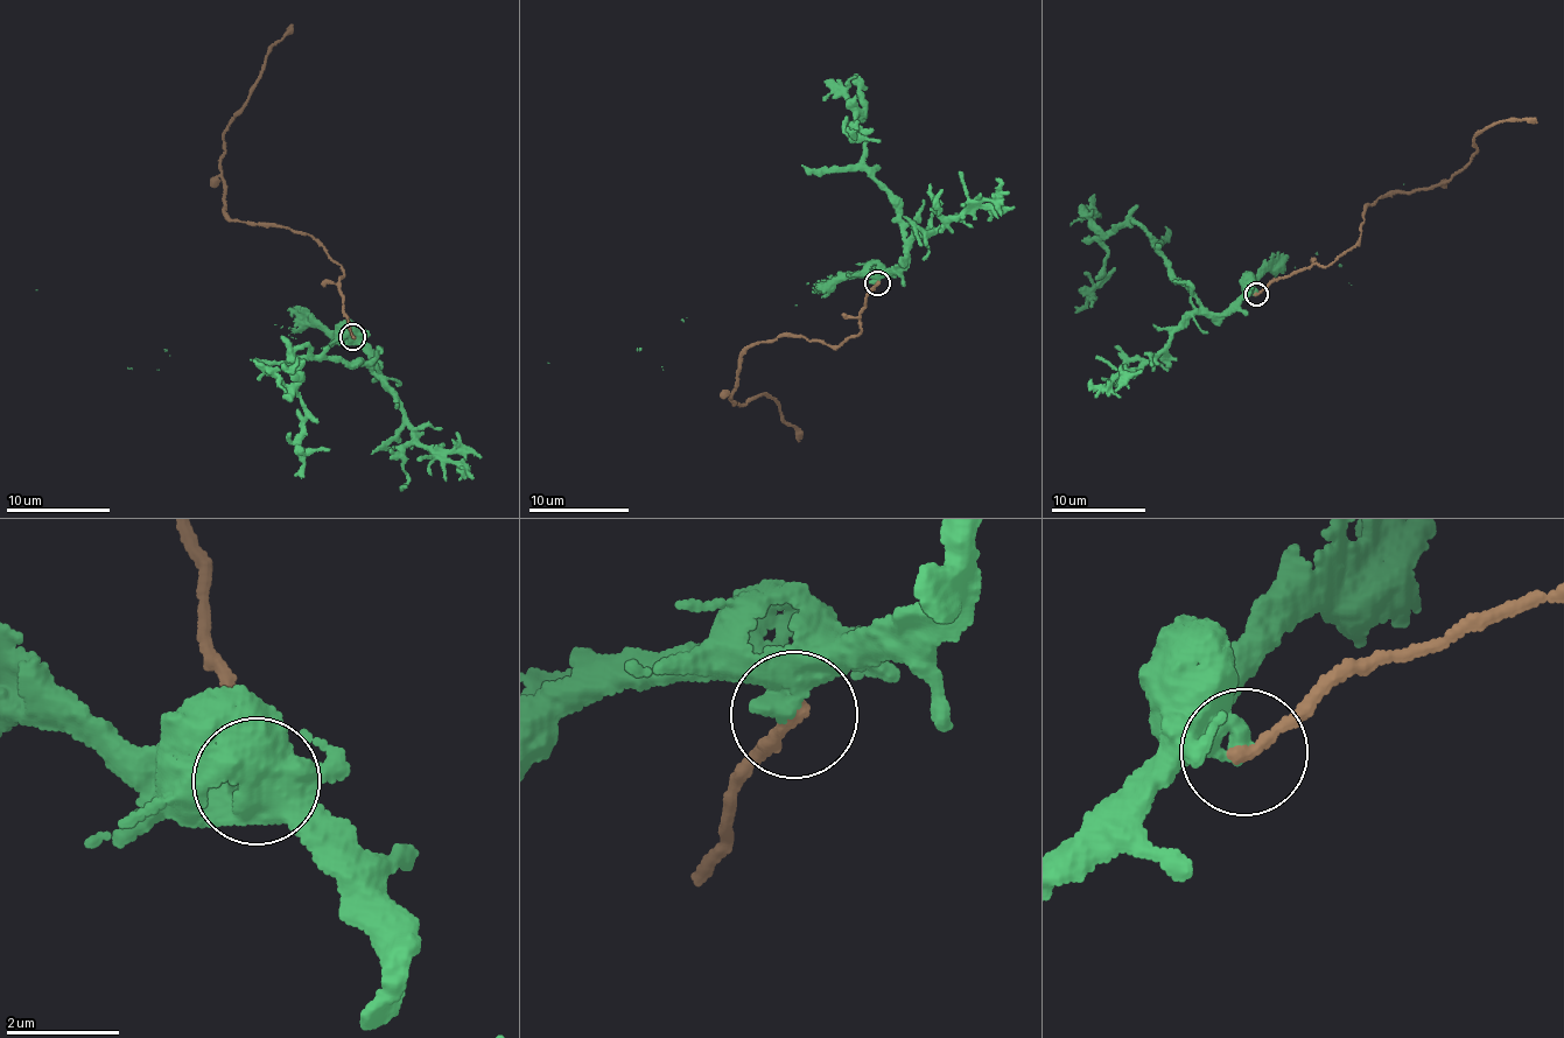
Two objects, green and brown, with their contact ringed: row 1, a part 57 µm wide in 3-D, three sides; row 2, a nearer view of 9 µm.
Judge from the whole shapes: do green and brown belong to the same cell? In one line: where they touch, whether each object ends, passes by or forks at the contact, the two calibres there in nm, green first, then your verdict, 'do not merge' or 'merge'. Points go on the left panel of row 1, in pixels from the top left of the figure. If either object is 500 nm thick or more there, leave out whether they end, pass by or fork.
at (352, 337); 550 nm thick on the green side, 220 nm on the other; do not merge

